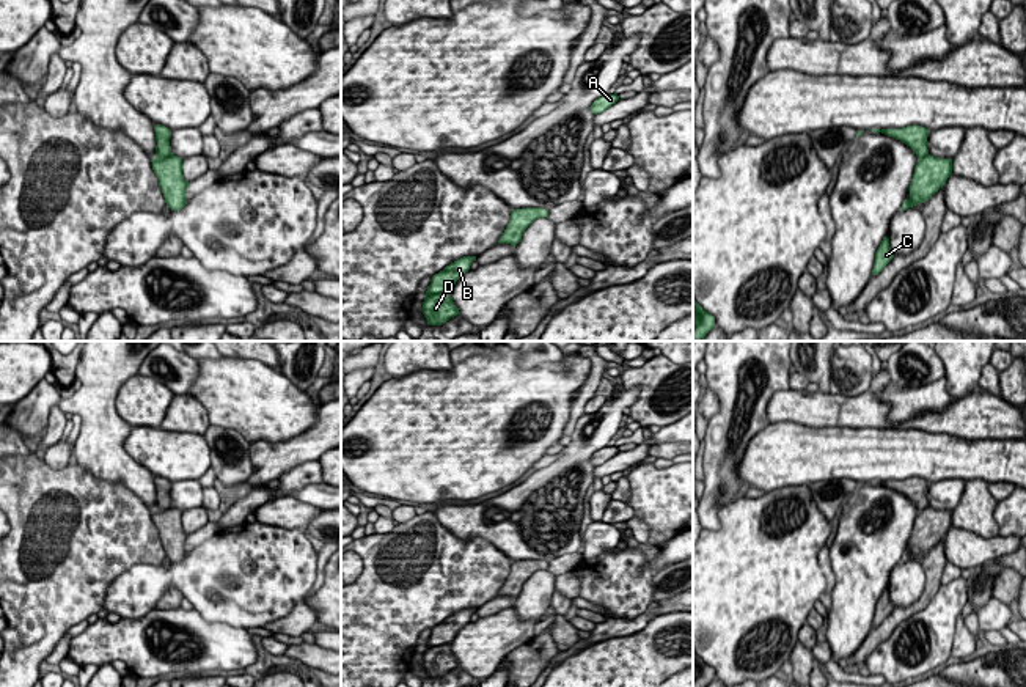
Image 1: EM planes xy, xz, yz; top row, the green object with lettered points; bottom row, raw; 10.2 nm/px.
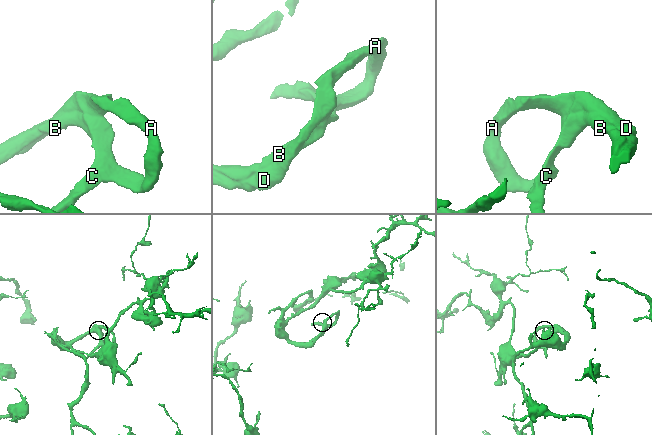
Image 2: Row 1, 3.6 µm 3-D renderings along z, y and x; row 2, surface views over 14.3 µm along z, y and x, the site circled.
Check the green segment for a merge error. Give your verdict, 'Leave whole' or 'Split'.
Leave whole

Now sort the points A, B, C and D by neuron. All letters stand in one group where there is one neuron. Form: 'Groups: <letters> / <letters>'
Groups: A B C D

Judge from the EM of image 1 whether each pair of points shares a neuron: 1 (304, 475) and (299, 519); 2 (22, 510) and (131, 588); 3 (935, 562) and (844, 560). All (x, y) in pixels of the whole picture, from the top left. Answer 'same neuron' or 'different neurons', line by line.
1: different neurons
2: different neurons
3: different neurons

